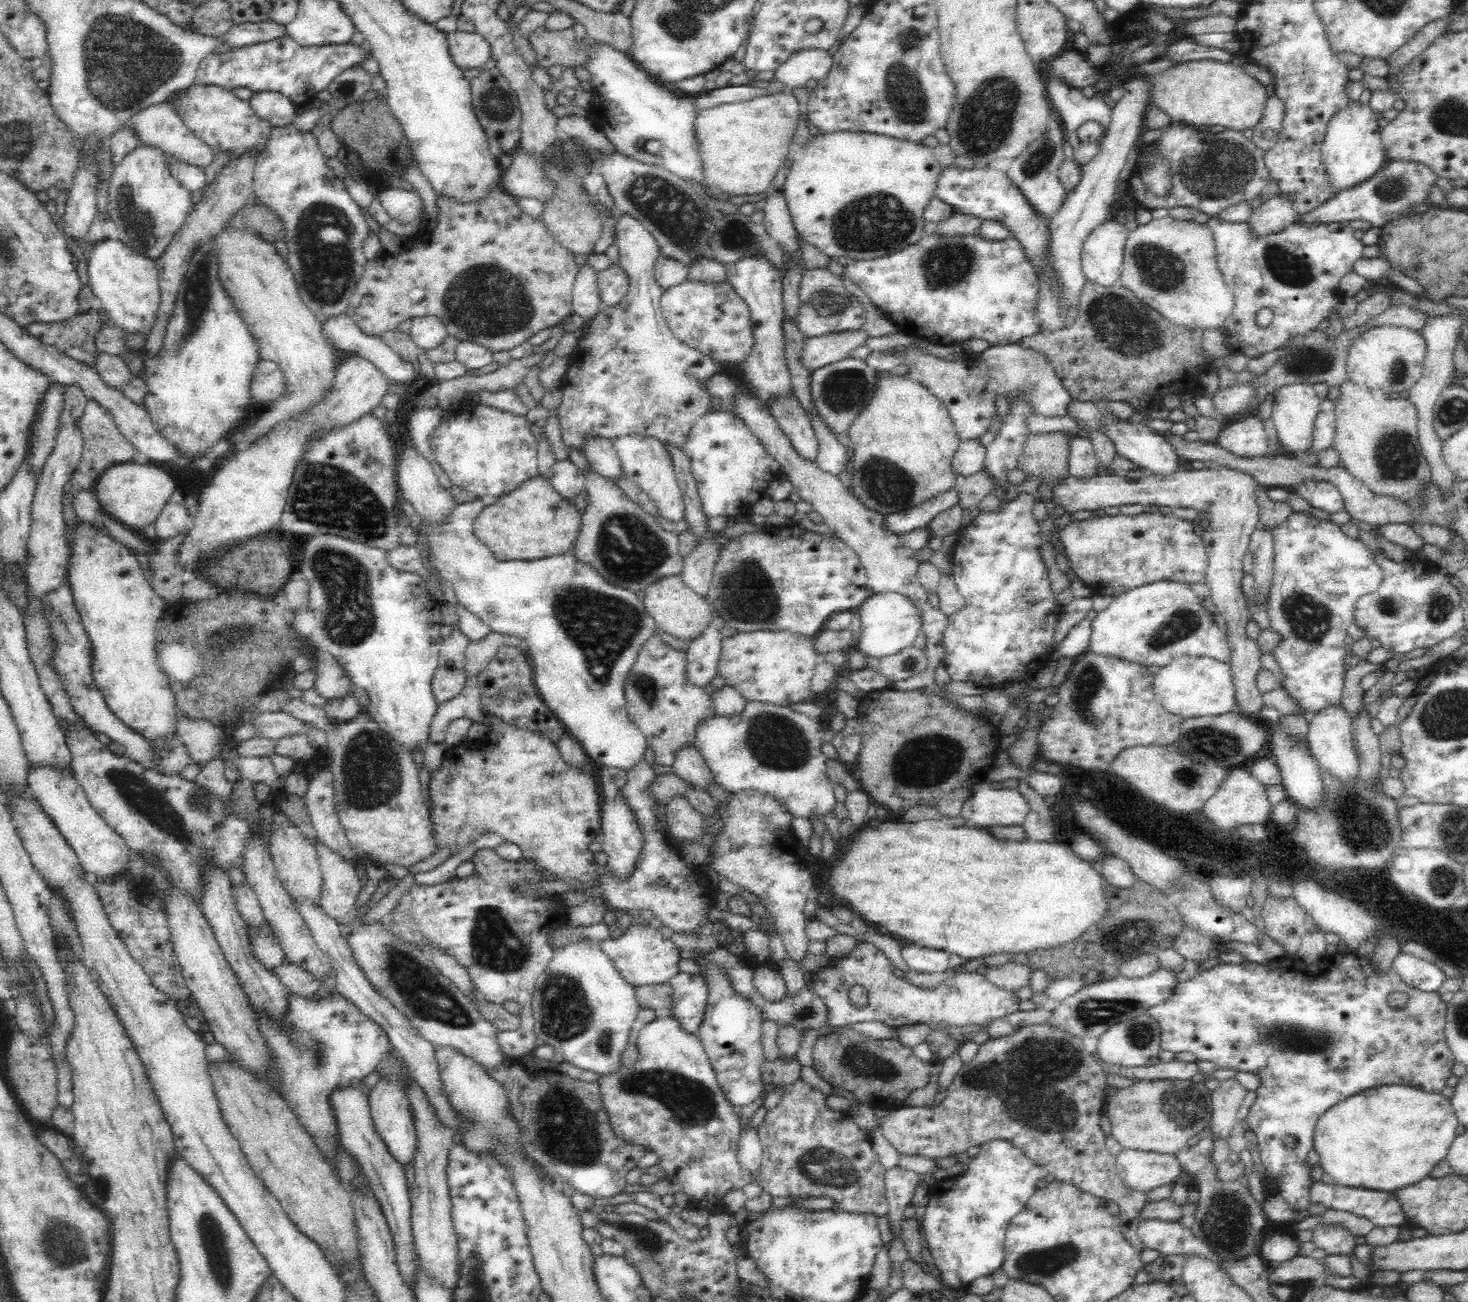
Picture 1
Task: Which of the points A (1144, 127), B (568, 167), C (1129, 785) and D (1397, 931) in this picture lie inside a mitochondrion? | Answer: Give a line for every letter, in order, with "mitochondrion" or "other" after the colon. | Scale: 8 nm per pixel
A: other
B: mitochondrion
C: other
D: other

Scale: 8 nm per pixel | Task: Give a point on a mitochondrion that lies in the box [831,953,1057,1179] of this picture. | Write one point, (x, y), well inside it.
(858, 1062)

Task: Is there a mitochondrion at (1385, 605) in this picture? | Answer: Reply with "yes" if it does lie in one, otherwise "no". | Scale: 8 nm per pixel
yes

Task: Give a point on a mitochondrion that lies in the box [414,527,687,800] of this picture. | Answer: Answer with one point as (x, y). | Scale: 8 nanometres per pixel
(603, 626)

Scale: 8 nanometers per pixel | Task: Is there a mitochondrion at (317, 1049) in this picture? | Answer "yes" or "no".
yes

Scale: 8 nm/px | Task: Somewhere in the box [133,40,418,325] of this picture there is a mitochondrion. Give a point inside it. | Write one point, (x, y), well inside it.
(323, 240)

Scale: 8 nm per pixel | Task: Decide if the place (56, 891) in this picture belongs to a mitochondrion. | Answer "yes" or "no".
no

